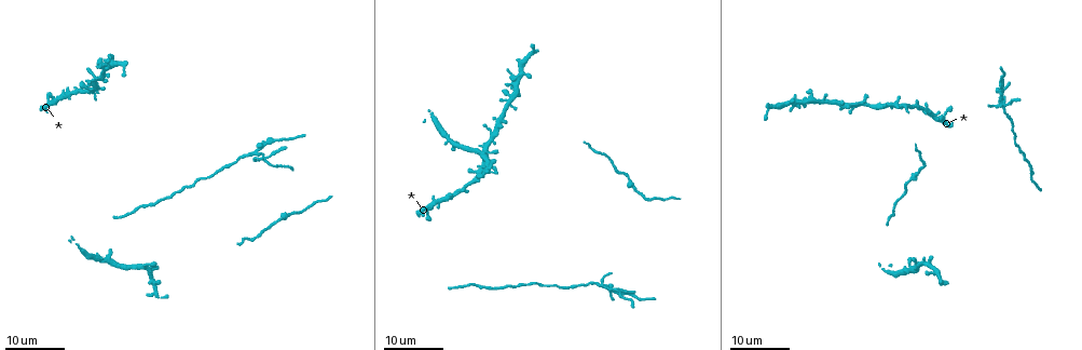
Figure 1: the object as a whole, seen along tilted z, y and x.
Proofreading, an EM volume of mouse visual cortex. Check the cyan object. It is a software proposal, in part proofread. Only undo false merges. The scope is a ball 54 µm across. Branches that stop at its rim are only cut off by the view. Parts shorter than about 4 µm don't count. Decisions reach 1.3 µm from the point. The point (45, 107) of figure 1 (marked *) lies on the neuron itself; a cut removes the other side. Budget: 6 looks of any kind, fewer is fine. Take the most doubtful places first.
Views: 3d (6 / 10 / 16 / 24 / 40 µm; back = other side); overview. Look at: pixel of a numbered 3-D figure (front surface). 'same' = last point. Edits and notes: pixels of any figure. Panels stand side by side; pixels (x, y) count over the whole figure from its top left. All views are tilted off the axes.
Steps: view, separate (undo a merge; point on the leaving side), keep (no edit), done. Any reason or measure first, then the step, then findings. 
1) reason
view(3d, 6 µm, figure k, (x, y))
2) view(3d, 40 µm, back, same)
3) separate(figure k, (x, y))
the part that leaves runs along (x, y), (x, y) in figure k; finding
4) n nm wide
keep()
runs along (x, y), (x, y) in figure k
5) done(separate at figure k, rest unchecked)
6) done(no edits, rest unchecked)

arms run side by side
view(3d, 16 µm, figure 1, (256, 150))

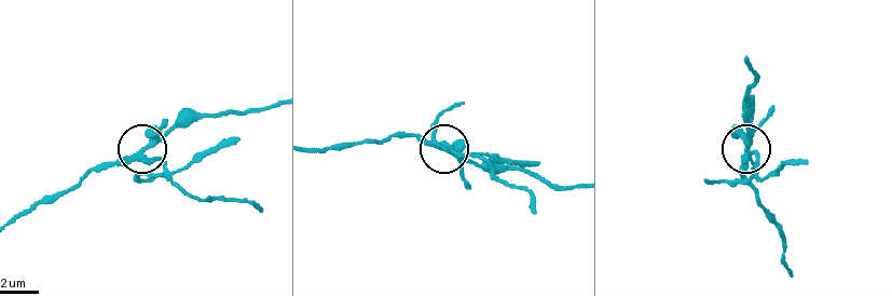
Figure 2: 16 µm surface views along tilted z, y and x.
view(3d, 10 µm, figure 2, (144, 152))

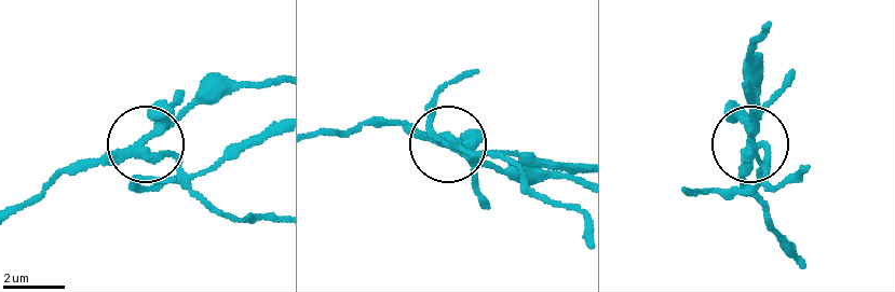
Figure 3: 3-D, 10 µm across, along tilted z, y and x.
300 nm wide
separate(figure 3, (161, 186))
two neurons meet here

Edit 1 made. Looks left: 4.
a fork
view(3d, 16 µm, figure 1, (903, 107))

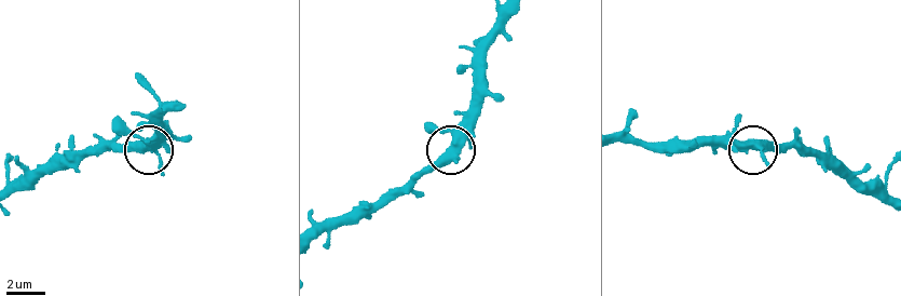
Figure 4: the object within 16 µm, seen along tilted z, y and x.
view(3d, 10 µm, figure 4, (756, 146))

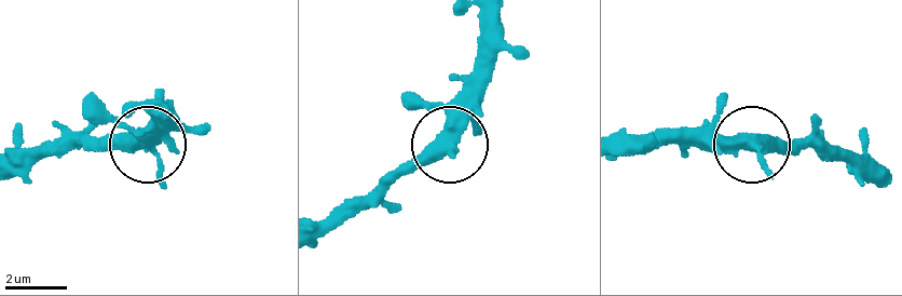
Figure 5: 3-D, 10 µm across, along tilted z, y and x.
side arm 28 µm
keep()
runs along (319, 234), (439, 156), (448, 102), (473, 70), (475, 50) in figure 5; all the same neuron

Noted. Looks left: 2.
sudden change in width
view(3d, 24 µm, figure 1, (1012, 122))

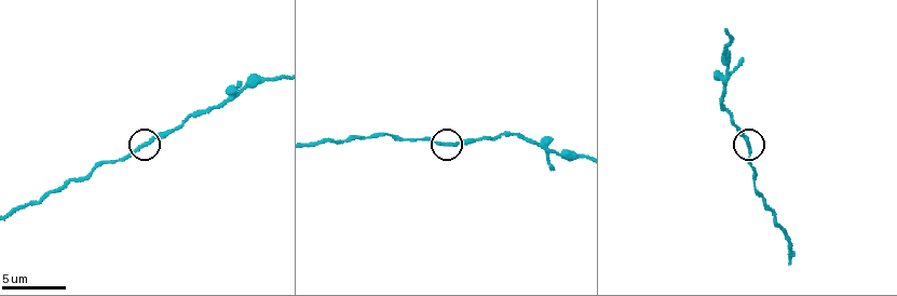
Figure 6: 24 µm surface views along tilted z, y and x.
view(3d, 6 µm, figure 6, (749, 144))

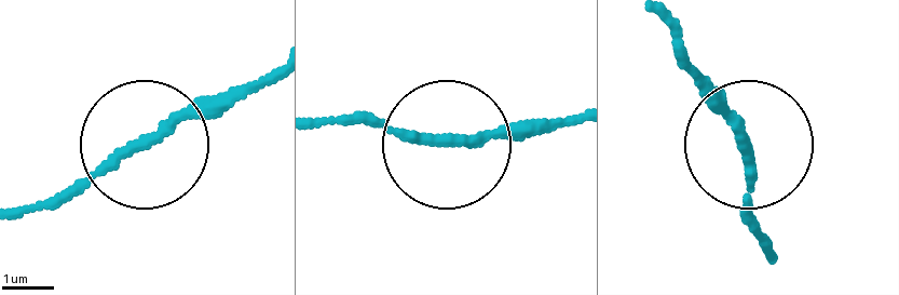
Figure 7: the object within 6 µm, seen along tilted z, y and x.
keep()
runs along (321, 123), (403, 126), (462, 146), (579, 124) in figure 7; continuous, no second neuron

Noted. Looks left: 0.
done(separate at figure 3, rest unchecked)

